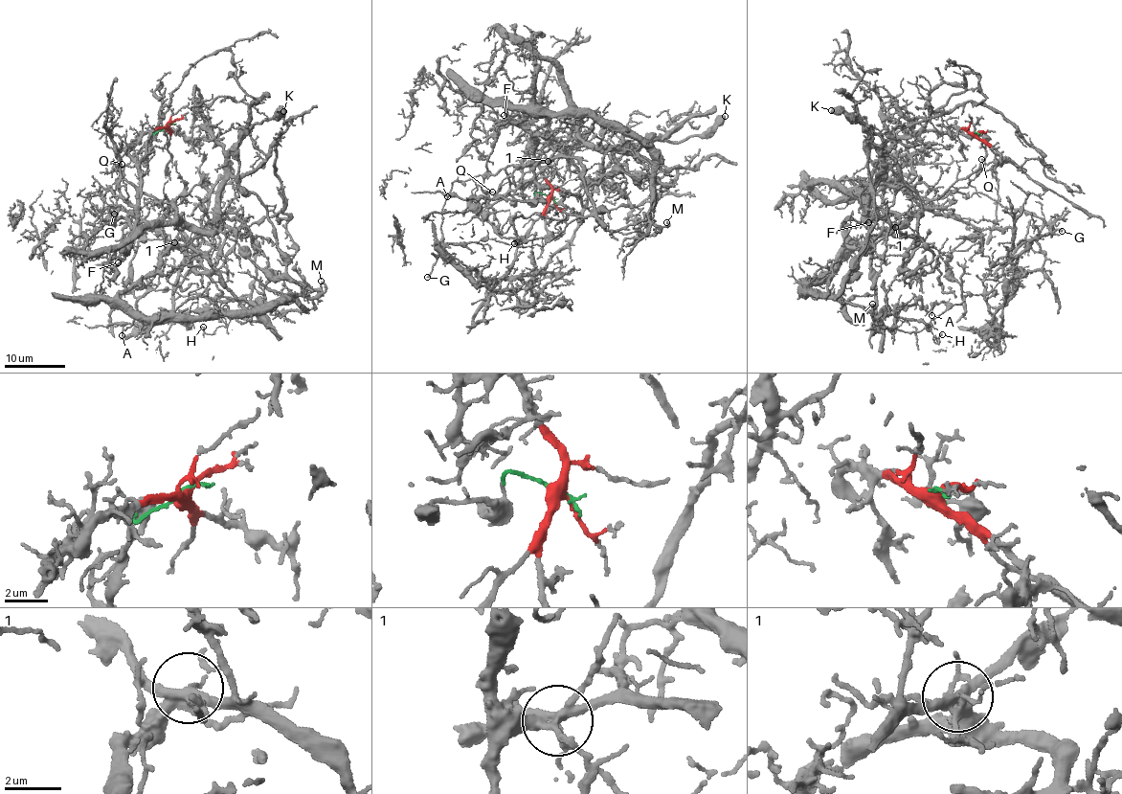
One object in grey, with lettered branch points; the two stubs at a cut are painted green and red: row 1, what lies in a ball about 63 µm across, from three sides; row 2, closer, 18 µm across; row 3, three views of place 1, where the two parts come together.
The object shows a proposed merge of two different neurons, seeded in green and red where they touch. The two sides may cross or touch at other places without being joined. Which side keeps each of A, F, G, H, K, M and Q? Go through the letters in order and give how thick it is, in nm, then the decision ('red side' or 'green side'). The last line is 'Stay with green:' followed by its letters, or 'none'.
A: calibre 150 nm; green side
F: calibre 160 nm; red side
G: calibre 190 nm; green side
H: calibre 120 nm; green side
K: calibre 650 nm; red side
M: calibre 200 nm; red side
Q: calibre 120 nm; green side
Stay with green: A, G, H, Q

